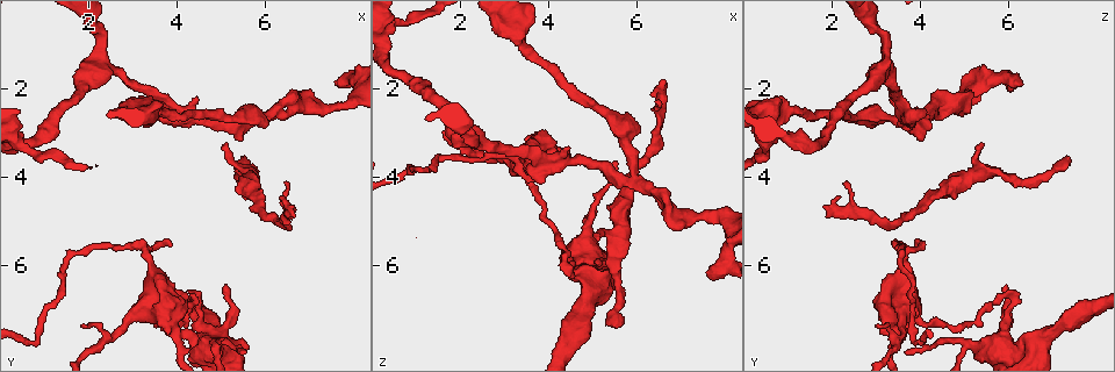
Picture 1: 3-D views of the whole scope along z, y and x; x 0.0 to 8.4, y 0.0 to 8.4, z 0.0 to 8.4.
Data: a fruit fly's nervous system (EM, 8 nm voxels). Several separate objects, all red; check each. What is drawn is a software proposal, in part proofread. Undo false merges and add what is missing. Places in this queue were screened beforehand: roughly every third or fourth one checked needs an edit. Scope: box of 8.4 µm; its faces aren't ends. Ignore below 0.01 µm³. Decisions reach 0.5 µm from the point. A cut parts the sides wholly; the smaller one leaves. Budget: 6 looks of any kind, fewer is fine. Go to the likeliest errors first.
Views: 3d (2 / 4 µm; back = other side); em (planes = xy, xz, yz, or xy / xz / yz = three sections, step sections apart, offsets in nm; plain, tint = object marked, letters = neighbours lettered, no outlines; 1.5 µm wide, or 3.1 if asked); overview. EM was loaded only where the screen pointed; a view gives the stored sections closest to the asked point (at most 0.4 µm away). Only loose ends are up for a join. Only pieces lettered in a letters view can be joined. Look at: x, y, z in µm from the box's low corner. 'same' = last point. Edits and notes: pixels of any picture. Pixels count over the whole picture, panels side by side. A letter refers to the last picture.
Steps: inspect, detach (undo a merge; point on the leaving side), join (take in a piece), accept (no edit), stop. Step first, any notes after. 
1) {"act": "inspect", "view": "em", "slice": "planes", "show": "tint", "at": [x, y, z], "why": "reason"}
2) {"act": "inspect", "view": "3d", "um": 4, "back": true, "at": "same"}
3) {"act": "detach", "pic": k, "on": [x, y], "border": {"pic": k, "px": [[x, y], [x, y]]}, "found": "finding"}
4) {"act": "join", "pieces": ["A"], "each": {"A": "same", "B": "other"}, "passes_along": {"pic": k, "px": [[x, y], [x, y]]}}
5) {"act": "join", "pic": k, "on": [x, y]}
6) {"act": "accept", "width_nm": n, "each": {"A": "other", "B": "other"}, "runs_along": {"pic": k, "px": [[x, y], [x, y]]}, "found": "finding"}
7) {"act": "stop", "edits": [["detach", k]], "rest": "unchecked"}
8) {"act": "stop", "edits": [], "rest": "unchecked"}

{"act": "inspect", "view": "em", "slice": "planes", "show": "letters", "at": [5.90, 2.70, 4.00], "why": "sharp bend"}

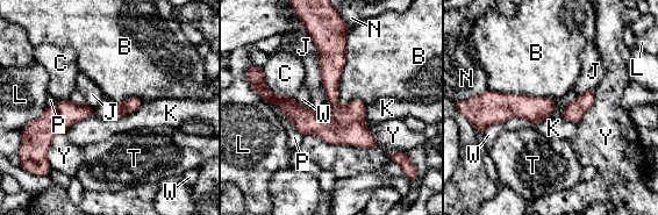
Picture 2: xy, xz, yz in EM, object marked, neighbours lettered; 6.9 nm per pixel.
{"act": "accept", "each": {"B": "other", "C": "other", "J": "other", "K": "other", "L": "other", "N": "other", "P": "other", "T": "other", "W": "other", "Y": "other"}, "runs_along": {"pic": 2, "px": [[326, 36], [333, 101], [373, 144]]}, "found": "one cell here"}

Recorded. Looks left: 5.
{"act": "inspect", "view": "em", "slice": "xy", "step": 8, "show": "letters", "at": [4.50, 6.70, 6.05]}

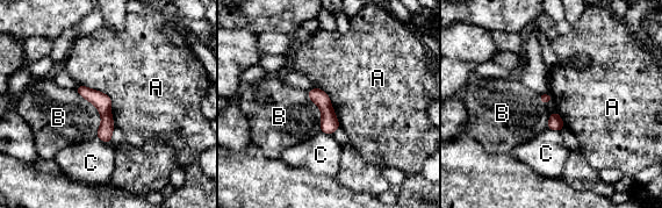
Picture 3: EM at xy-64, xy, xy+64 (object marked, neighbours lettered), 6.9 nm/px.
{"act": "accept", "width_nm": 110, "each": {"A": "other", "B": "other", "C": "other"}, "found": "all the same cell"}

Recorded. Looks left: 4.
{"act": "inspect", "view": "3d", "um": 4, "at": [1.85, 7.30, 3.05], "why": "tapers out"}

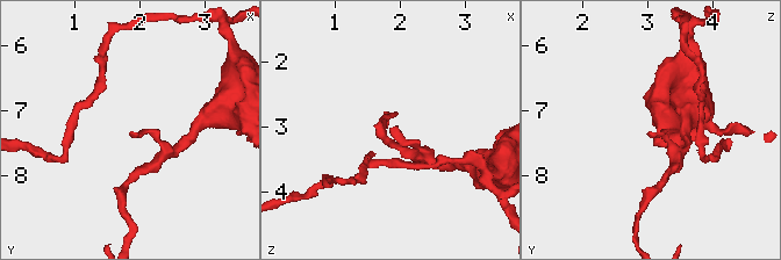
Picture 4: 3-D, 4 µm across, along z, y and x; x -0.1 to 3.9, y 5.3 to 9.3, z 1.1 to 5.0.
{"act": "inspect", "view": "em", "slice": "planes", "show": "letters", "at": [1.85, 7.30, 3.05]}

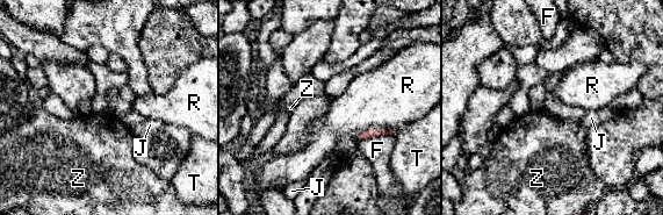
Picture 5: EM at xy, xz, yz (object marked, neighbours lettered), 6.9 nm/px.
{"act": "accept", "each": {"F": "other", "J": "other", "R": "other", "T": "other", "Z": "other"}, "border": {"pic": 5, "px": [[395, 133], [365, 129], [355, 138]]}, "found": "none of them fits"}

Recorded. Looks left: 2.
{"act": "stop", "edits": [], "rest": "unchecked"}

